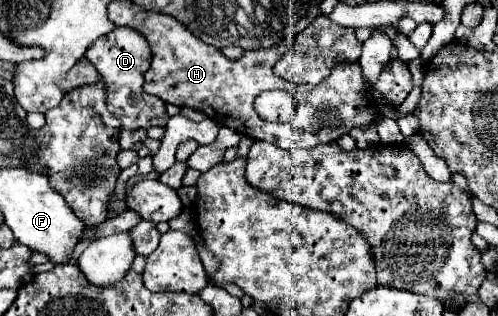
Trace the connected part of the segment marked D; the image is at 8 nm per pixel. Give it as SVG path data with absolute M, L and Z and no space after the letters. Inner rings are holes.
M116 27L112 33L92 43L90 49L86 51L86 57L102 75L102 81L106 85L106 107L112 115L120 117L122 129L134 131L134 129L148 129L156 125L166 127L170 117L166 113L164 101L144 93L142 89L144 73L148 71L152 61L152 53L144 37L140 37L136 31L128 27Z

